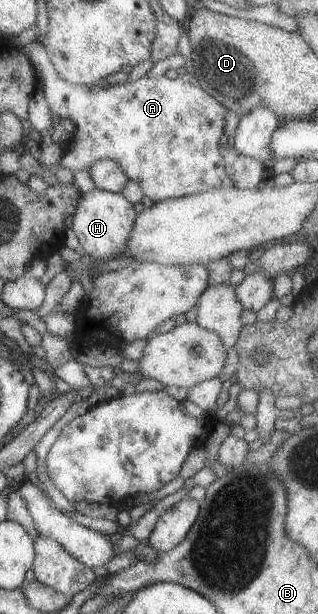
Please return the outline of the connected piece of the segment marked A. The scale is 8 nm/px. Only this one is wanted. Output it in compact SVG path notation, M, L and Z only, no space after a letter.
M33 41L17 49L26 56L32 69L37 71L43 80L44 97L51 114L50 124L53 125L61 119L68 119L73 123L72 138L60 145L59 167L73 174L88 171L95 161L113 161L129 181L139 185L143 196L152 200L153 204L165 199L202 193L207 189L223 189L235 185L225 172L218 143L226 108L201 89L193 74L186 72L175 79L168 79L164 75L144 75L135 81L123 81L117 85L77 86L55 75L41 42Z

